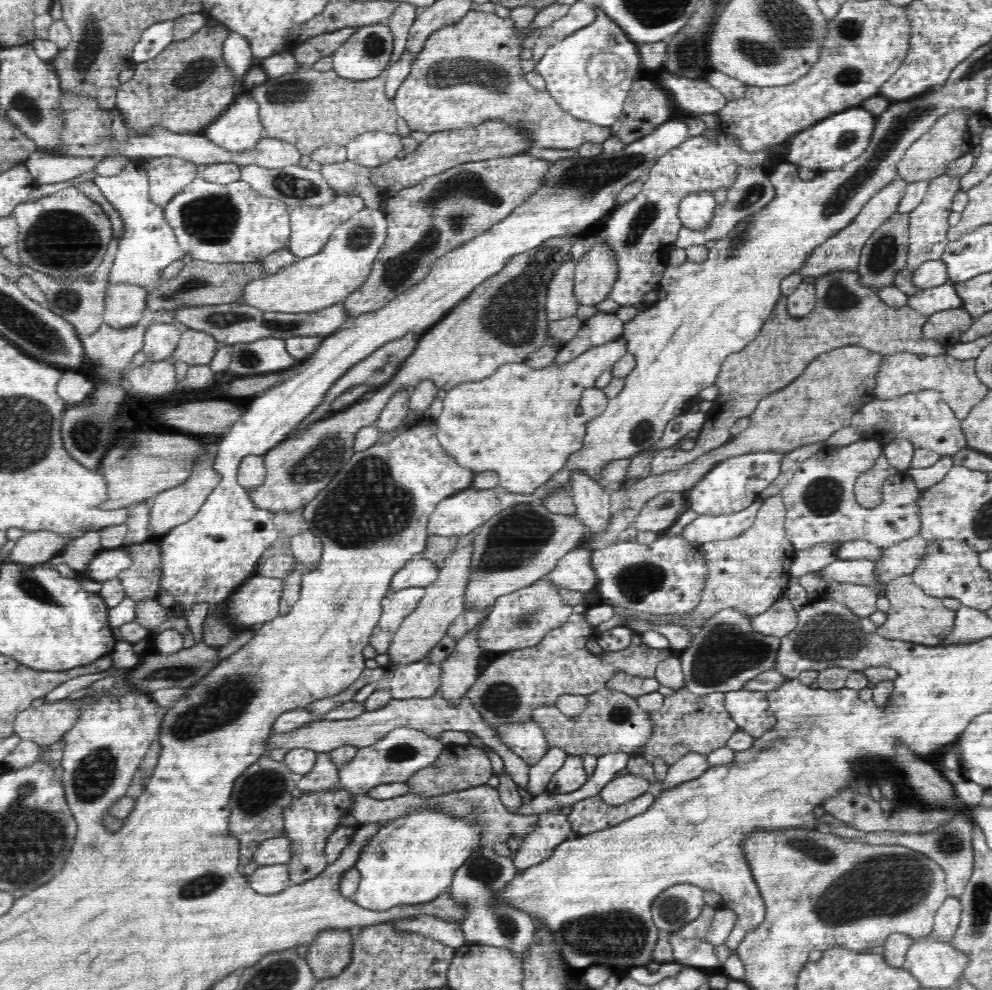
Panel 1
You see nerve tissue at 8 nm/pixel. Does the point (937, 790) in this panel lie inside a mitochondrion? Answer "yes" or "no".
no

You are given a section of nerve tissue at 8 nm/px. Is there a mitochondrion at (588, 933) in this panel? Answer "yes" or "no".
yes

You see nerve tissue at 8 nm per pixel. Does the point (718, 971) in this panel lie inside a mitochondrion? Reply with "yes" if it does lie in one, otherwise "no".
no

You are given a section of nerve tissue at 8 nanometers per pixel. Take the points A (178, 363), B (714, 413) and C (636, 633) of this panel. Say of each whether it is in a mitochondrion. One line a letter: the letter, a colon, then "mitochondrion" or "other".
A: other
B: other
C: other

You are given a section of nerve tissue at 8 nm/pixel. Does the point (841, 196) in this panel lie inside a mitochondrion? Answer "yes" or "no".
yes

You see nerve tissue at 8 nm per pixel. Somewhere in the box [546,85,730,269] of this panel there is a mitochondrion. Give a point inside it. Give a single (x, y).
(646, 214)

